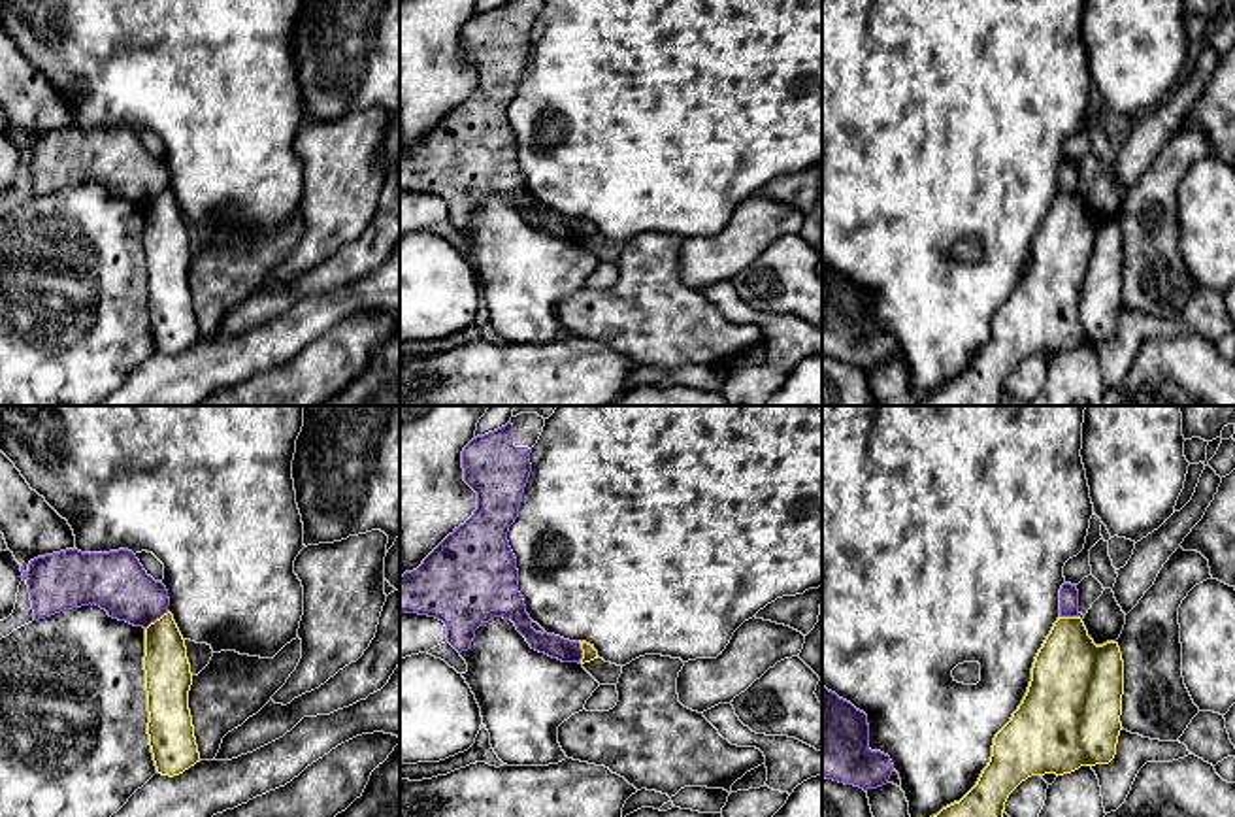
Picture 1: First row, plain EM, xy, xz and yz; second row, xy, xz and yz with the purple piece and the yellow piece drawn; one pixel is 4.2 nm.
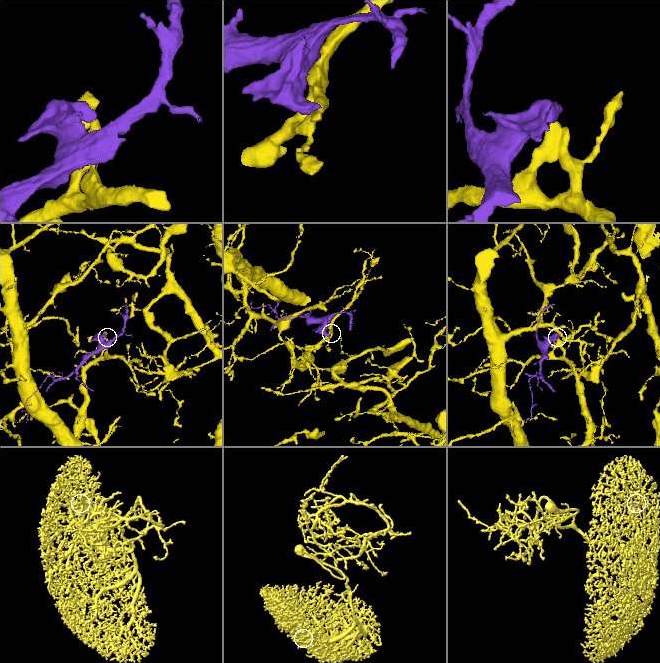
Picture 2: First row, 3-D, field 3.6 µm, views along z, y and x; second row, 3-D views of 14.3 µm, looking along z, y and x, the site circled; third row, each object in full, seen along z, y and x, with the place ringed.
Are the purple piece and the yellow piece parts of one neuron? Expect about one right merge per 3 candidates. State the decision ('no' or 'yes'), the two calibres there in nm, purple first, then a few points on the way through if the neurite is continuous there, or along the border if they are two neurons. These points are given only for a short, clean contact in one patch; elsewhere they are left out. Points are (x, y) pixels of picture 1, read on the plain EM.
no; calibres 260 and 190 nm; border xy (168, 189), (146, 206)

